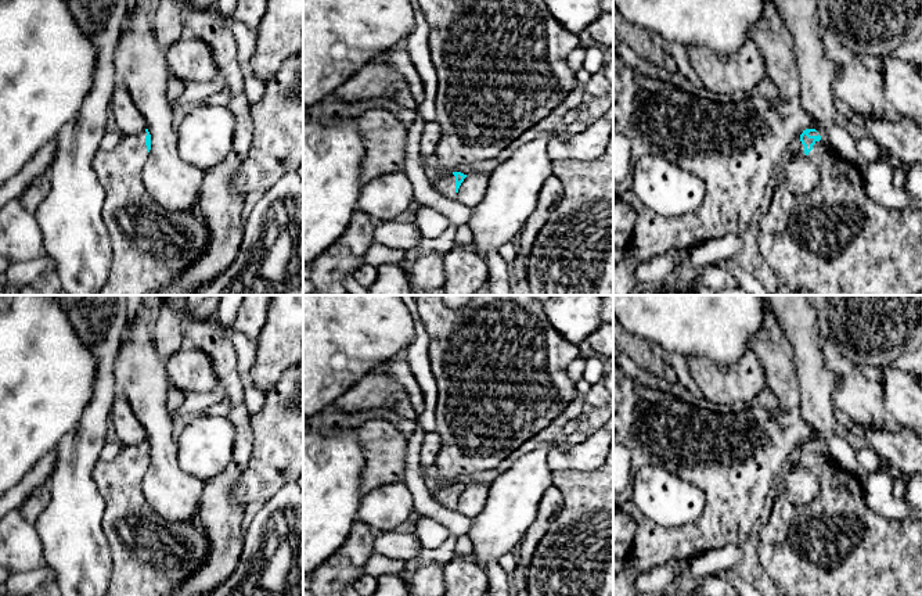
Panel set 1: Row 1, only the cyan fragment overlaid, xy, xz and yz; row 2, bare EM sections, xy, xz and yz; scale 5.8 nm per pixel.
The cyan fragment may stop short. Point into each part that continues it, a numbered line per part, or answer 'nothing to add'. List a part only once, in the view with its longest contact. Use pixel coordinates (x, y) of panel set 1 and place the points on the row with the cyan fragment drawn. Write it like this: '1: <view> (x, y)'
1: yz (836, 240)

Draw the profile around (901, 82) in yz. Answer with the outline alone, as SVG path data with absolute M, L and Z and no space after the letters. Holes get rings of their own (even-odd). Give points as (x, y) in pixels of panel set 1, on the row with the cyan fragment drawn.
M886 58L880 71L883 91L894 114L922 123L922 76L912 65Z

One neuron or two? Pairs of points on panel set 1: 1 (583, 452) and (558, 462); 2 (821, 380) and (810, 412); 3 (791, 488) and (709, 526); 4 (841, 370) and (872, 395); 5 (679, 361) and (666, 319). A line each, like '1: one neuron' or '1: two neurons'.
1: one neuron
2: one neuron
3: two neurons
4: one neuron
5: two neurons

